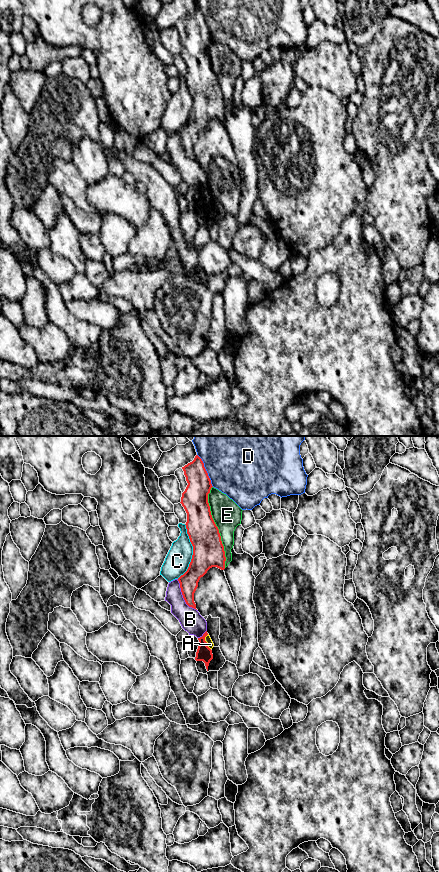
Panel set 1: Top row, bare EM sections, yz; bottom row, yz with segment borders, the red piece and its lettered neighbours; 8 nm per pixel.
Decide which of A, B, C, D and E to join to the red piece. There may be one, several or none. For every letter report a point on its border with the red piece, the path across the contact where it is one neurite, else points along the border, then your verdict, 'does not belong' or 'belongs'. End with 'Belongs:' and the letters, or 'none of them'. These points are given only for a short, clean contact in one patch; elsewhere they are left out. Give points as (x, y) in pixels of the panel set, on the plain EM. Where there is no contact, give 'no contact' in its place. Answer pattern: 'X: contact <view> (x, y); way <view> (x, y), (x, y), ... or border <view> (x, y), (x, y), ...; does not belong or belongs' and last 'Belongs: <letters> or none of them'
A: contact yz (206, 194); does not belong
B: contact yz (183, 148); does not belong
C: contact yz (193, 104); does not belong
D: contact yz (205, 22); does not belong
E: contact yz (217, 79); does not belong
Belongs: none of them

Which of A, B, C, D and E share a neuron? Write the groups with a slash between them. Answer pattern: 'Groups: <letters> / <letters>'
Groups: A / B / C / D / E

